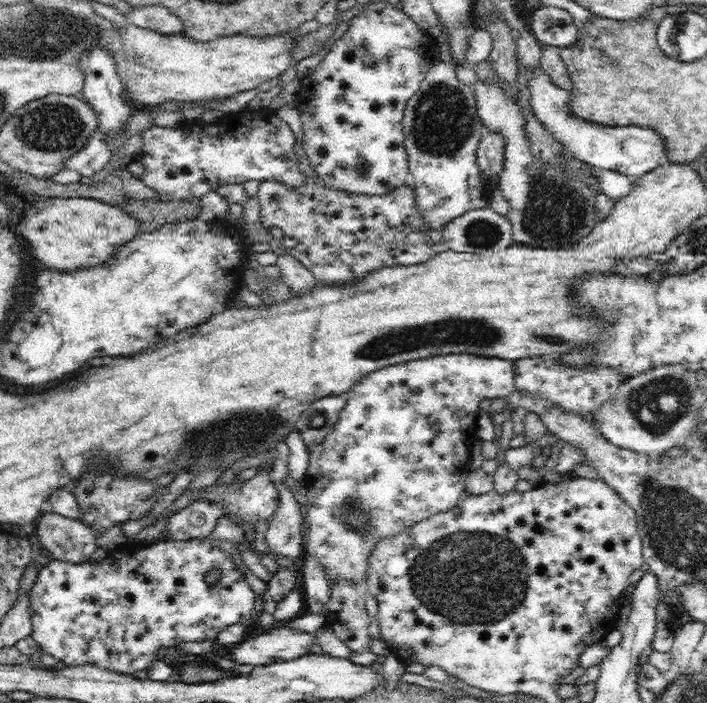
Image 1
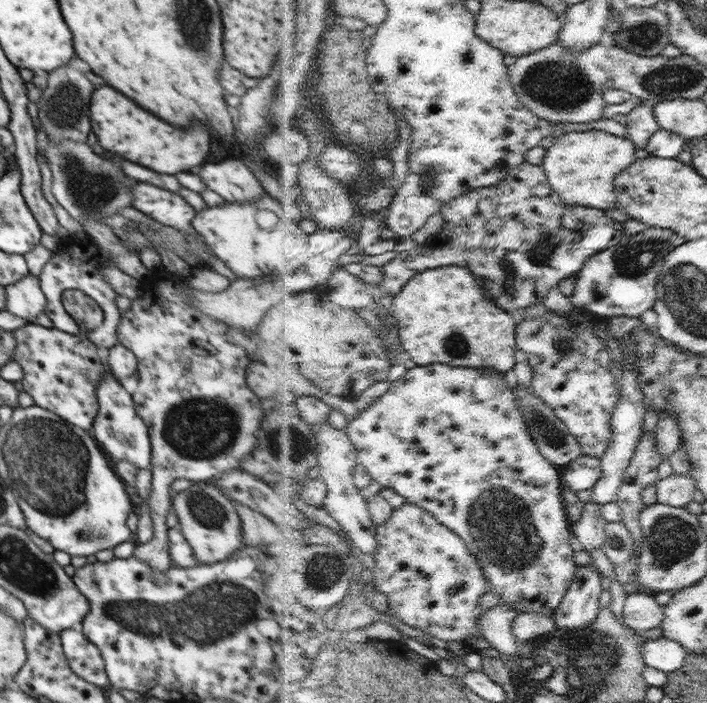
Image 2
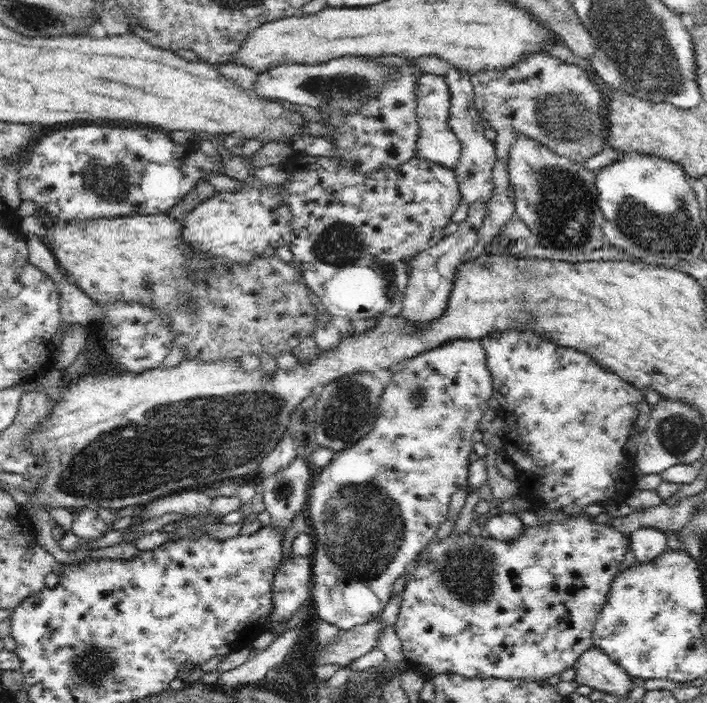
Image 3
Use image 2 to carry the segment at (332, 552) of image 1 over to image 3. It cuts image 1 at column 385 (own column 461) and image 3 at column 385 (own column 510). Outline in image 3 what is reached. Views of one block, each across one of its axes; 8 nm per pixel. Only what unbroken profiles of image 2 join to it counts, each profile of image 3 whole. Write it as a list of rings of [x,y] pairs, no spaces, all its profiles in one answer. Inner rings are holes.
[[[454,341],[439,346],[428,352],[420,353],[414,358],[409,358],[408,364],[401,370],[392,373],[391,380],[386,386],[382,386],[380,402],[377,406],[376,419],[373,426],[365,432],[353,446],[336,451],[332,461],[313,471],[311,486],[305,503],[303,515],[309,523],[309,532],[313,537],[313,555],[311,558],[311,596],[316,604],[317,614],[324,620],[329,620],[340,629],[348,629],[363,625],[370,621],[376,621],[376,616],[382,612],[386,603],[391,599],[391,589],[397,578],[404,575],[404,571],[412,566],[430,540],[437,538],[440,525],[446,522],[451,514],[451,499],[458,488],[467,484],[468,466],[470,466],[470,454],[473,450],[472,438],[478,431],[478,424],[486,410],[490,409],[488,400],[492,398],[495,388],[495,378],[488,368],[487,350],[480,341]]]

